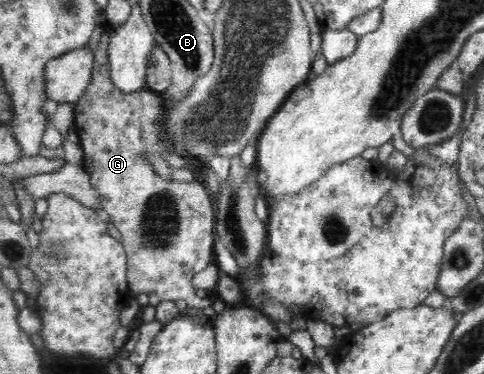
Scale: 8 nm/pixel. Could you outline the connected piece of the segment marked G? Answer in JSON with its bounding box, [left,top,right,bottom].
[73,28,216,310]

